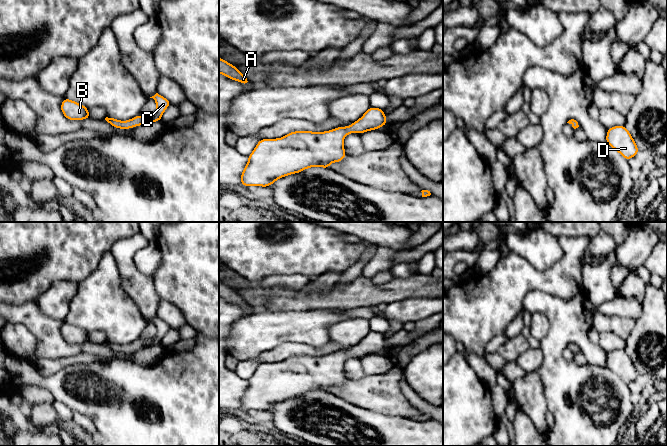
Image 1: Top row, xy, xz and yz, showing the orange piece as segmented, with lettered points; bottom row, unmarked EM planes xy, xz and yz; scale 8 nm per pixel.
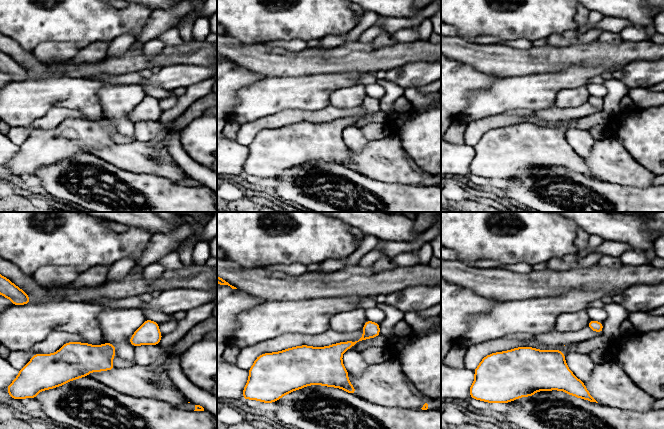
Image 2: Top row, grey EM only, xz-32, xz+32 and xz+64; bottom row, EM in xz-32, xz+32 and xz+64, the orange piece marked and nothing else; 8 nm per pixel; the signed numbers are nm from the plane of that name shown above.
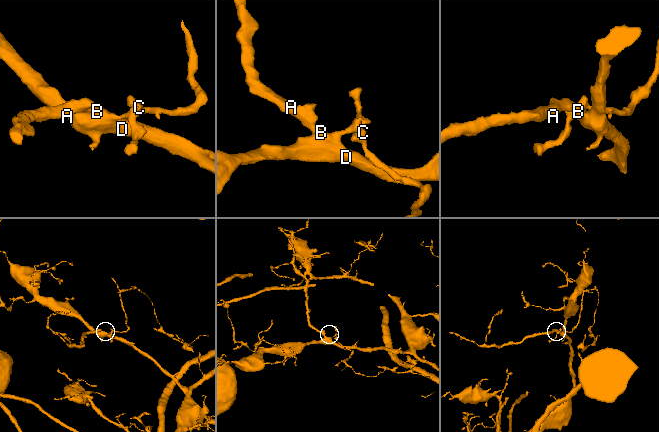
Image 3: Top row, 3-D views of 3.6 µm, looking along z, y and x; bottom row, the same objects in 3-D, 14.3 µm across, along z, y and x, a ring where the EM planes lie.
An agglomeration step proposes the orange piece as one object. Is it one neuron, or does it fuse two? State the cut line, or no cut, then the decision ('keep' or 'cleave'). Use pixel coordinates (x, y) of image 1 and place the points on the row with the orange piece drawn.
no cut | keep

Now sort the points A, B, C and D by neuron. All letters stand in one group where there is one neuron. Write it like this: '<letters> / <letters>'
A B C D

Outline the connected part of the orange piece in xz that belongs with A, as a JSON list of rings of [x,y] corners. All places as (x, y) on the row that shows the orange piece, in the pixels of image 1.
[[[219,58],[219,73],[227,76],[231,80],[239,81],[244,85],[251,83],[234,65],[227,63],[222,58]]]

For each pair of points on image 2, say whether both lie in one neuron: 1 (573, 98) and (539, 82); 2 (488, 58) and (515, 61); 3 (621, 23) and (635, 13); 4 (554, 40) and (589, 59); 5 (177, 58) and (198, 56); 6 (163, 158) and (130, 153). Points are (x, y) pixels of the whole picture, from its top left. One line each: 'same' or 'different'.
1: different
2: same
3: different
4: different
5: same
6: same

